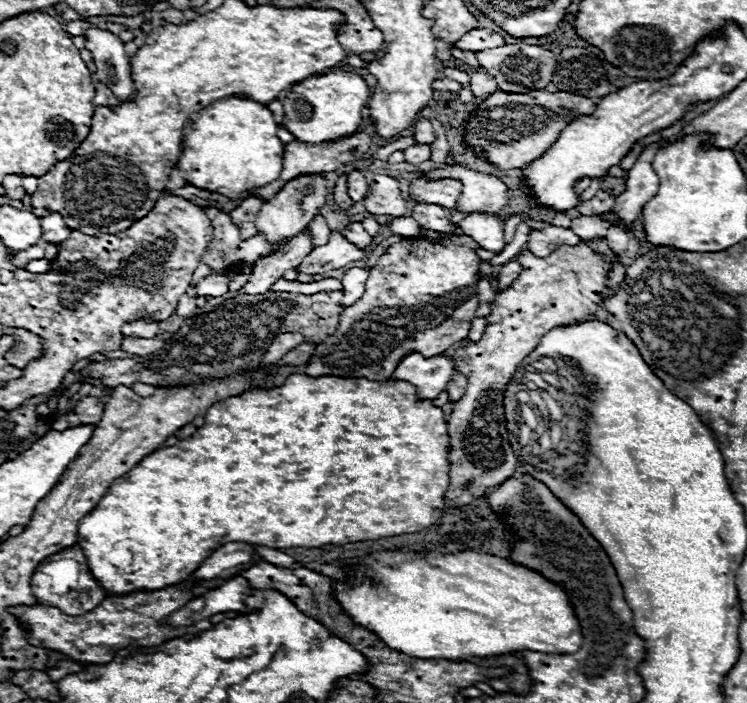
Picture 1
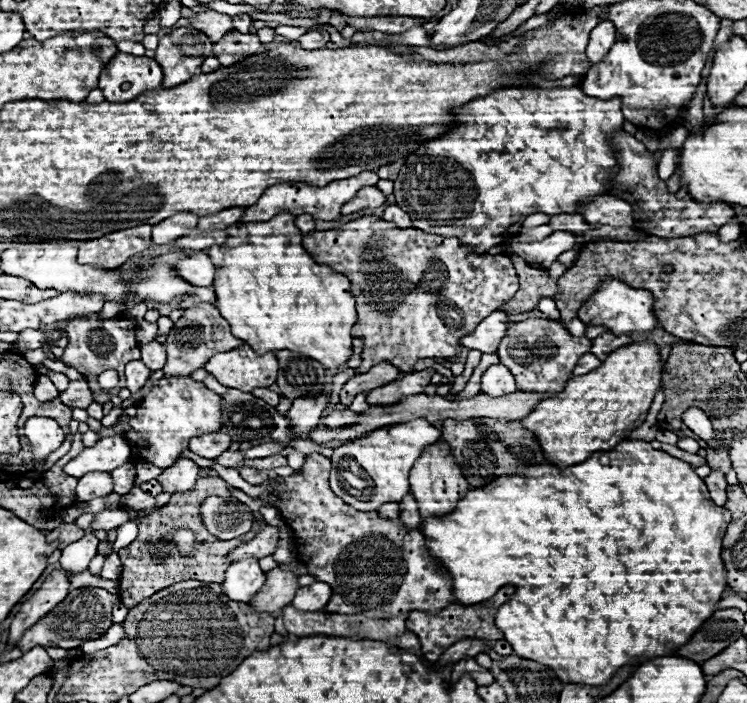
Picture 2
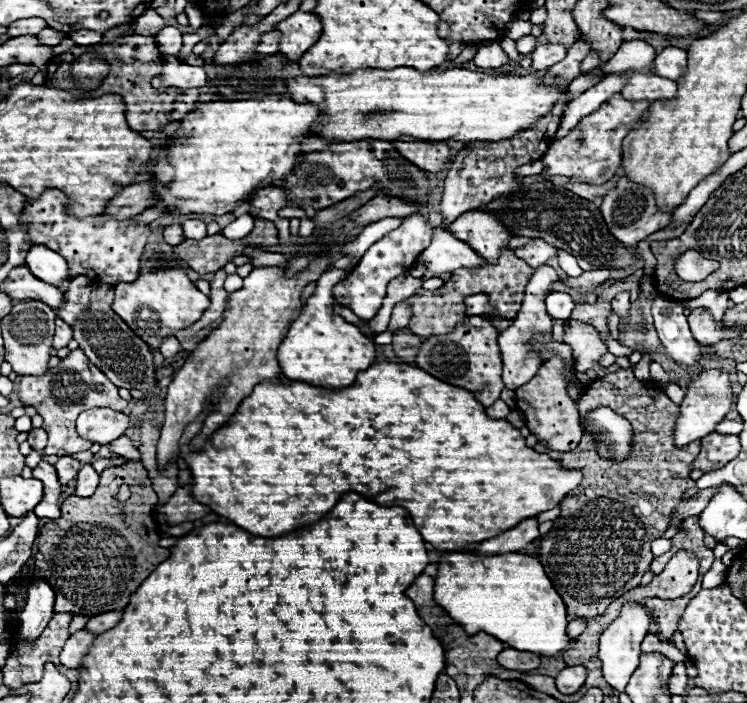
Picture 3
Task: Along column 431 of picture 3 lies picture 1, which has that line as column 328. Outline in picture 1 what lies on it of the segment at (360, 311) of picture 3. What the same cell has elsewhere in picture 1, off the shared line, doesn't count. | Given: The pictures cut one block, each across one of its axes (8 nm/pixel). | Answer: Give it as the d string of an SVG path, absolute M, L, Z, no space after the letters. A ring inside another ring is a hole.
M316 216L306 230L308 230L308 236L312 238L312 246L314 246L314 248L328 244L328 238L330 238L330 232L332 232L332 230L330 230L330 226L326 224L324 216Z

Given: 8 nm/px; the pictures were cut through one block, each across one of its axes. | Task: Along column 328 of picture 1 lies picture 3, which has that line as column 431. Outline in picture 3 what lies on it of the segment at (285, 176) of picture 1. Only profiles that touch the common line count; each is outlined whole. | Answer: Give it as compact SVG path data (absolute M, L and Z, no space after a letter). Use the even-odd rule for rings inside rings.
M392 140L392 146L412 164L426 172L440 172L450 156L446 144L424 144L424 142L402 142Z

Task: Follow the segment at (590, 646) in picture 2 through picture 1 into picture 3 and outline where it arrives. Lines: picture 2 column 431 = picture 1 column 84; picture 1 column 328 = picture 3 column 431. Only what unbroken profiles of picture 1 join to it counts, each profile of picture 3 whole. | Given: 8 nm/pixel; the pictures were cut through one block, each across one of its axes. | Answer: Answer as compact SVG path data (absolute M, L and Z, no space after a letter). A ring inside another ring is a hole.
M376 362L372 364L368 370L358 372L358 378L352 386L346 386L342 390L330 390L330 388L318 388L318 386L308 386L304 382L284 382L284 380L274 380L274 382L260 382L256 384L254 392L250 394L250 398L244 398L244 402L240 404L240 408L232 414L232 420L228 420L224 426L220 426L210 440L206 440L204 448L194 452L190 448L192 438L200 432L204 422L204 416L196 418L188 430L184 430L184 436L180 440L180 450L182 450L182 458L188 464L188 470L192 472L192 496L194 500L206 504L212 512L216 512L218 516L228 518L230 522L234 522L236 526L258 534L258 536L282 536L294 528L306 526L306 524L314 524L318 522L338 500L344 492L352 490L362 494L364 498L380 504L380 506L402 506L410 512L410 516L414 518L414 526L418 528L418 532L424 536L426 542L430 542L434 548L442 551L462 551L466 544L470 542L482 542L488 540L504 530L510 530L512 526L520 524L526 518L538 516L540 512L552 510L558 506L558 502L572 492L582 476L578 470L562 470L560 464L552 458L548 458L546 454L538 454L532 448L526 448L524 438L520 436L520 430L512 428L506 420L492 420L486 416L484 406L478 404L472 396L472 392L468 390L460 390L456 386L450 386L446 382L440 382L438 378L430 376L428 372L408 366L408 364L392 364L392 362Z

